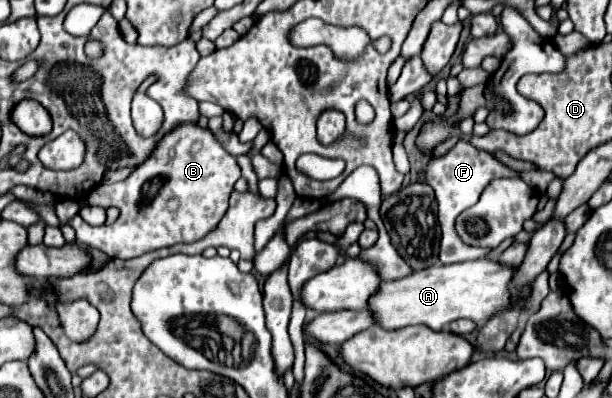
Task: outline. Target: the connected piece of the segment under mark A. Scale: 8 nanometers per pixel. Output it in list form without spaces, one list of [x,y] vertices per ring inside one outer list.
[[[472,260],[448,266],[432,266],[418,272],[410,272],[400,280],[382,282],[380,288],[368,300],[368,310],[376,316],[378,326],[386,330],[398,330],[412,324],[424,324],[432,330],[446,330],[450,322],[468,318],[476,324],[484,324],[492,314],[510,306],[510,278],[514,268],[496,260]]]

